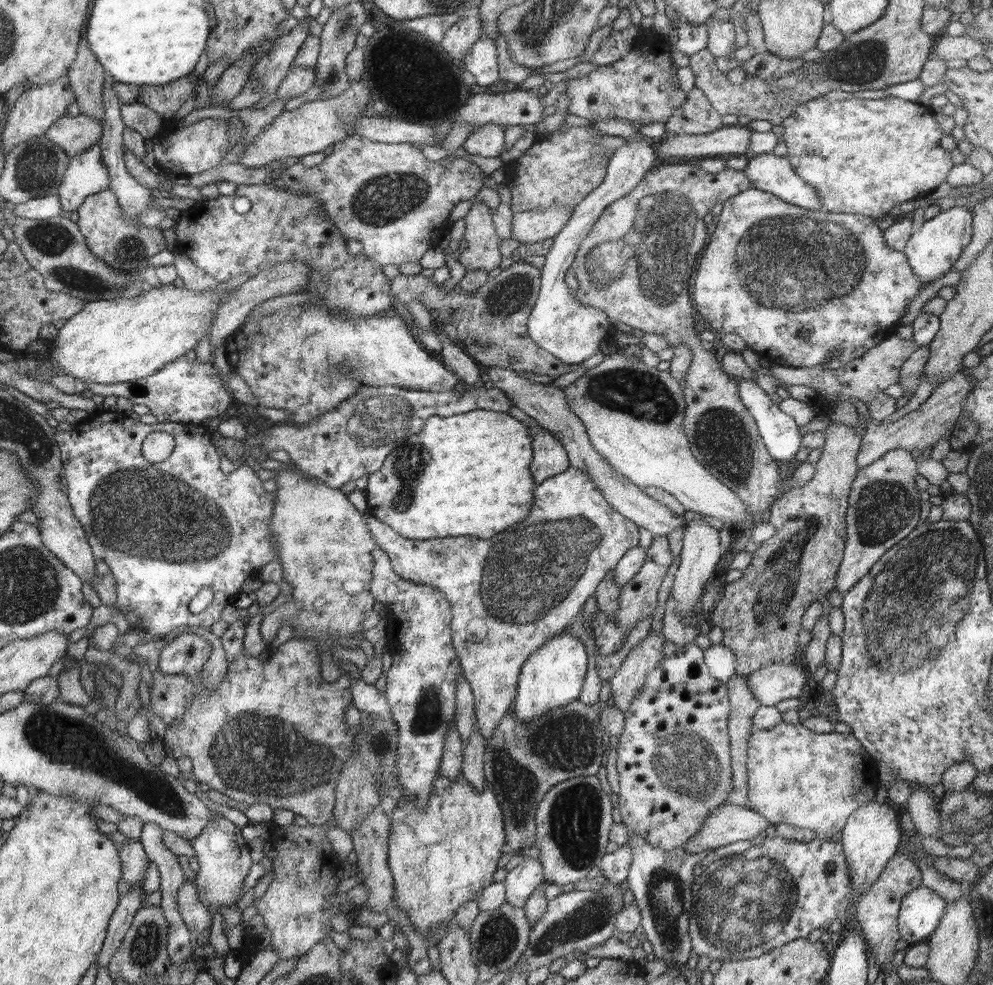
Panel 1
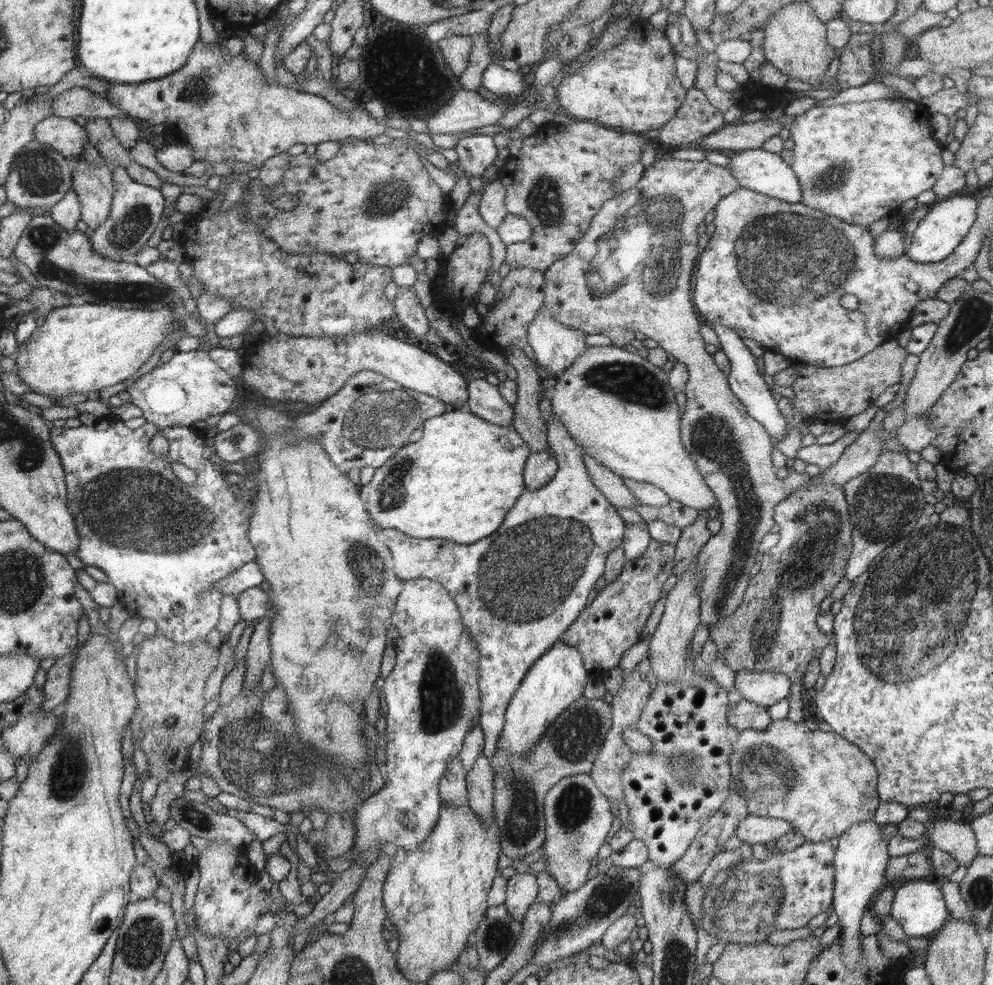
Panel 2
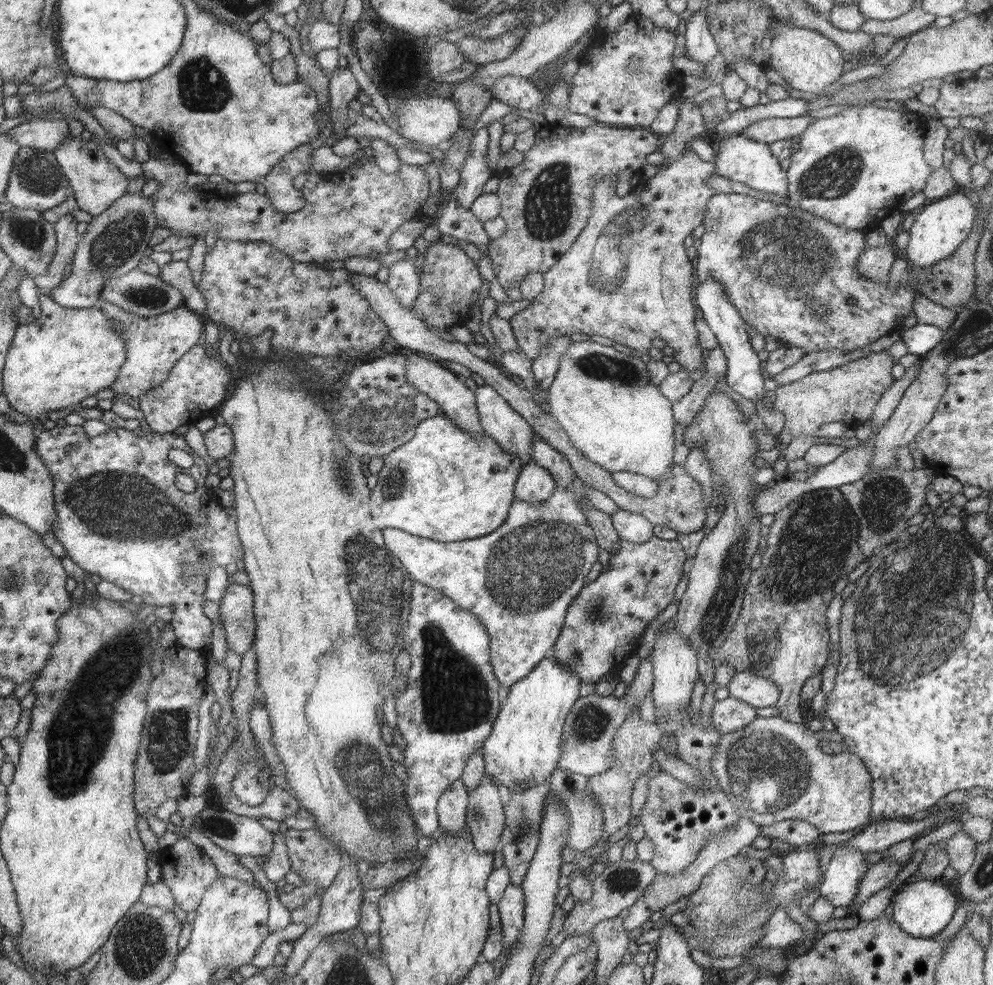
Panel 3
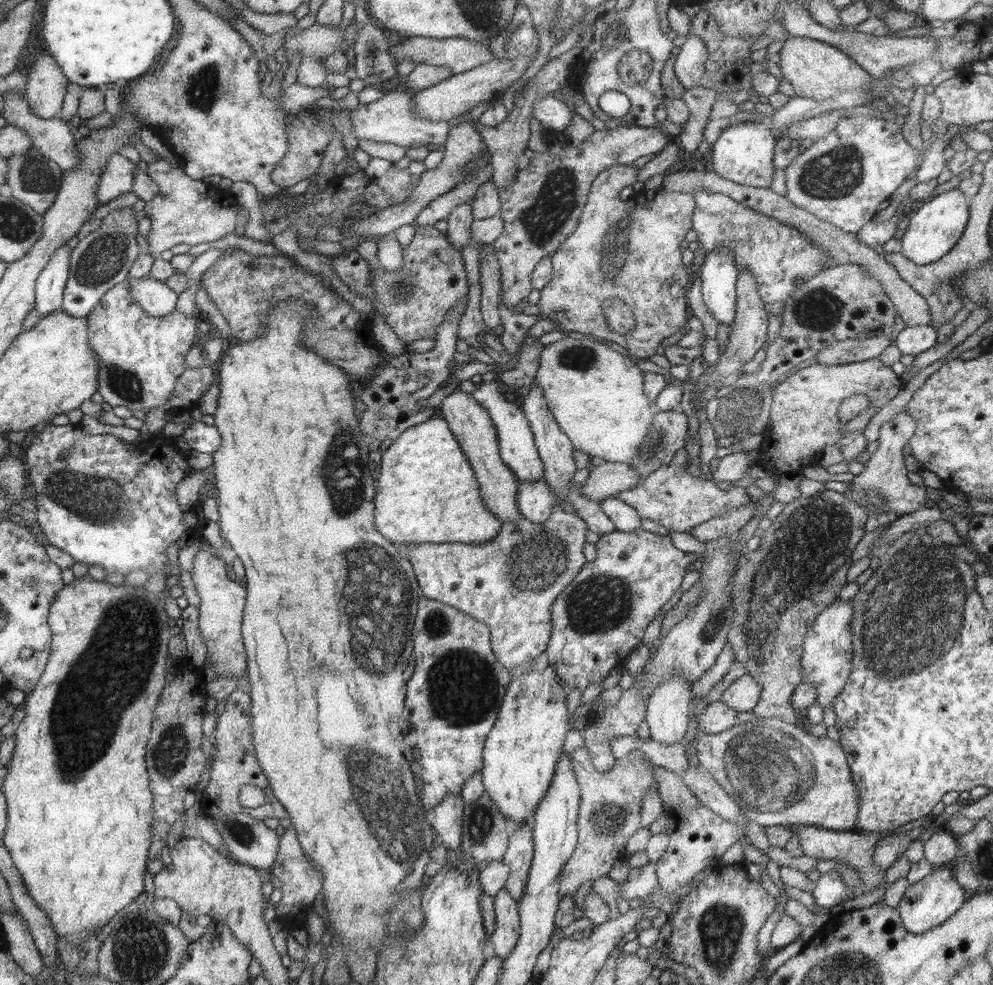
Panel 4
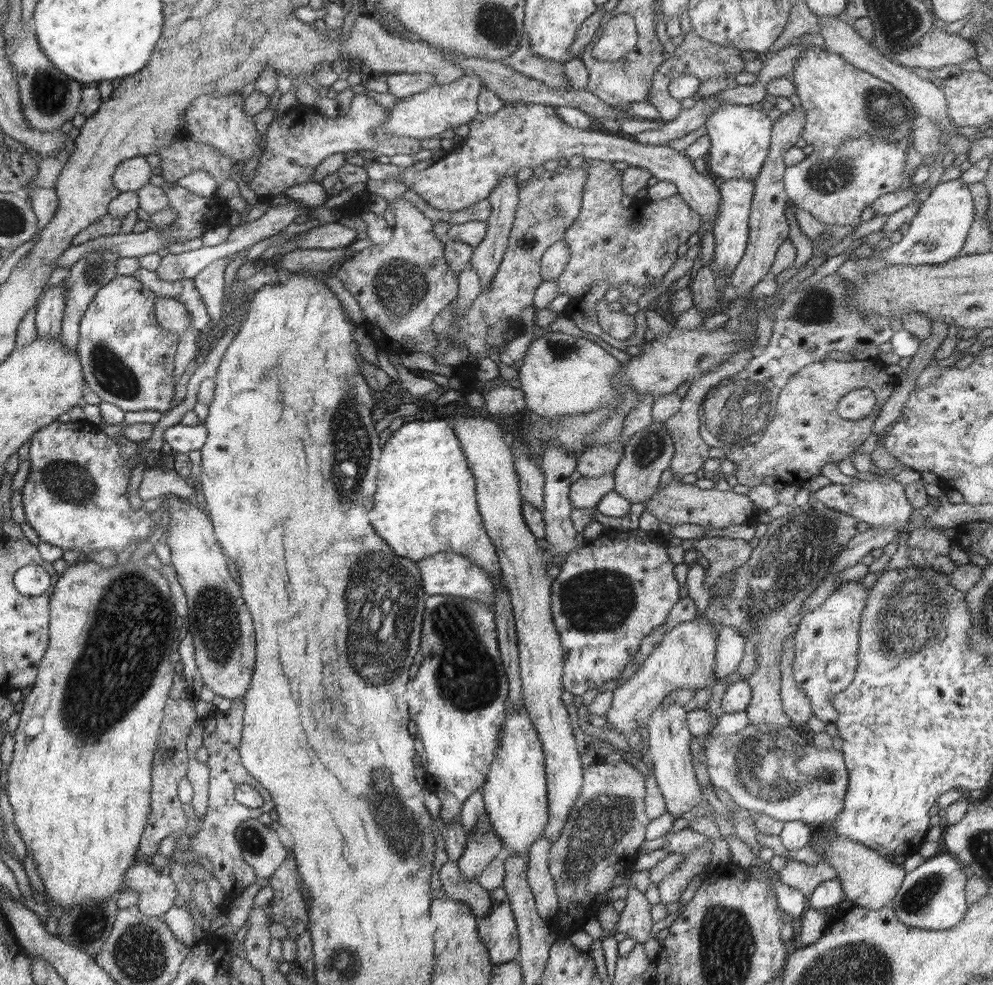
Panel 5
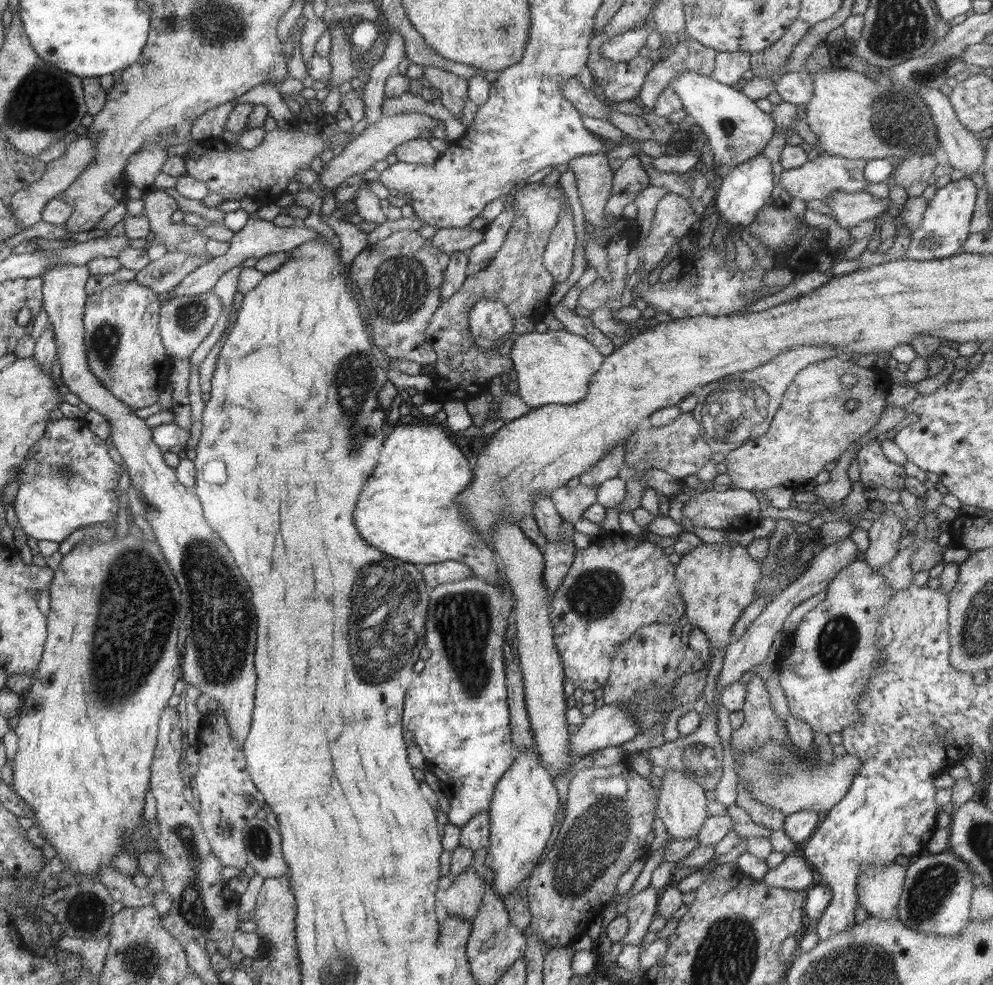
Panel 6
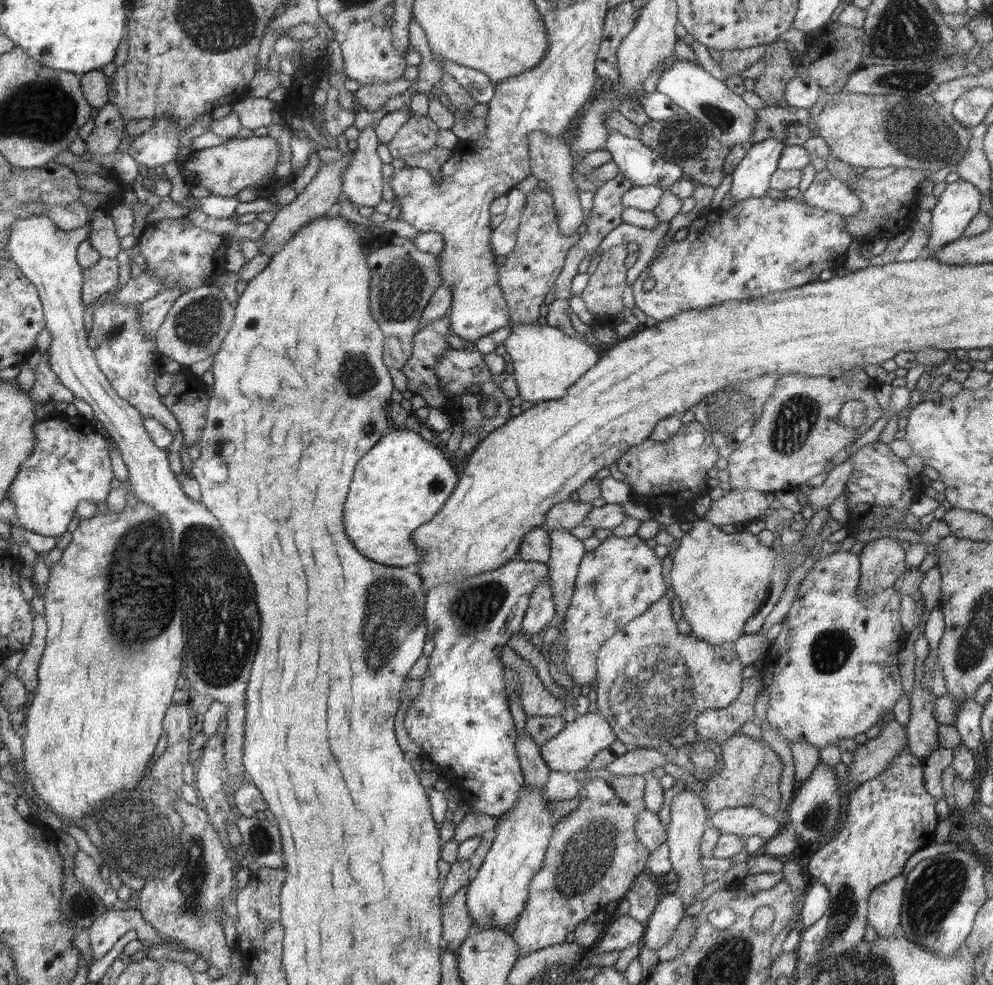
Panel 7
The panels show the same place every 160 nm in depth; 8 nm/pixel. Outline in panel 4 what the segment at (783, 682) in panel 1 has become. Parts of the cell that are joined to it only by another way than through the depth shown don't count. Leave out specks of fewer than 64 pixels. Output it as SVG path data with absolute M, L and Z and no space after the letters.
M748 673L734 680L732 684L724 691L722 703L728 709L740 712L753 712L758 705L762 687Z

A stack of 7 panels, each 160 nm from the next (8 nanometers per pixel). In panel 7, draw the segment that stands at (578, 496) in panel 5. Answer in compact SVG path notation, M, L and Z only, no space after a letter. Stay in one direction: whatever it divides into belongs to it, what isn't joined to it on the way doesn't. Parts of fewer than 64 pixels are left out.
M571 500L560 502L550 508L542 527L547 528L547 530L553 530L553 528L569 530L578 526L583 518L591 512L592 508L592 504L580 500L578 502L572 502Z

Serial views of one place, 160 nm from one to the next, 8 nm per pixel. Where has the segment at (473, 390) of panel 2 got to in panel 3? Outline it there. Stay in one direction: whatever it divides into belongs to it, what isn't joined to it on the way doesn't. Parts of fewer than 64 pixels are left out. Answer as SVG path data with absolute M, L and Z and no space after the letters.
M478 386L475 399L484 434L498 442L502 451L516 455L524 465L531 462L533 431L526 420L491 386Z

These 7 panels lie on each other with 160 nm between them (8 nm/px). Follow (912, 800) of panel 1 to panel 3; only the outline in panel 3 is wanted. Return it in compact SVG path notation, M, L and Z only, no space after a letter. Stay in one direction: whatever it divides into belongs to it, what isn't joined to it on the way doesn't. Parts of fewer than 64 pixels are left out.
M962 831L944 839L944 848L949 856L949 864L956 870L958 876L966 874L973 865L976 845L976 840Z

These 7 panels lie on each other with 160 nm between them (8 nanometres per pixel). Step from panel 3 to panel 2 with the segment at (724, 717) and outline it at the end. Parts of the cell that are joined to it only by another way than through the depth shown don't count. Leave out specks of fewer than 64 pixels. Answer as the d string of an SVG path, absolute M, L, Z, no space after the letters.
M744 699L728 712L728 724L736 730L763 731L773 720L770 719L769 708L756 705Z

